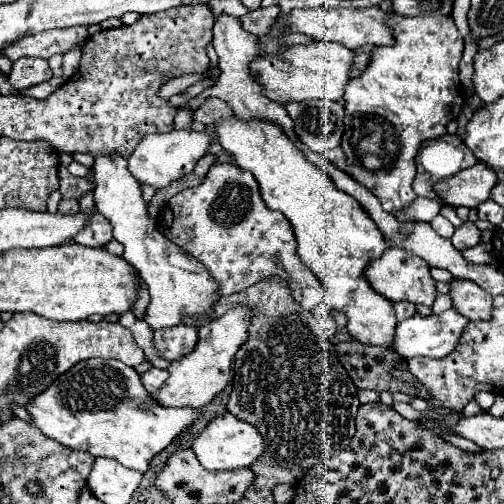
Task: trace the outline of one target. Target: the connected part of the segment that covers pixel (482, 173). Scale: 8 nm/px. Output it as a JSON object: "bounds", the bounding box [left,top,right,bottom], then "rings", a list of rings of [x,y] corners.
{"bounds":[434,162,498,208],"rings":[[[478,162],[472,168],[460,170],[456,176],[438,182],[434,190],[452,206],[478,208],[490,198],[496,182],[498,174],[484,162]]]}

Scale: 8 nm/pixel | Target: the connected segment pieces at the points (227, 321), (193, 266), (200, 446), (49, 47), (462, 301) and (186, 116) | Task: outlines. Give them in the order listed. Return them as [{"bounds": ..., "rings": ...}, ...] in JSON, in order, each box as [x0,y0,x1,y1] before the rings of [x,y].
[{"bounds":[152,304,252,408],"rings":[[[236,304],[224,316],[210,320],[208,324],[198,328],[198,342],[190,354],[180,360],[174,360],[168,366],[170,378],[164,382],[160,392],[152,394],[164,406],[192,406],[200,408],[206,406],[220,390],[226,388],[230,380],[232,360],[238,348],[248,340],[248,326],[252,316],[252,308],[248,304]]]},{"bounds":[92,152,218,328],"rings":[[[116,152],[96,156],[92,166],[94,180],[94,204],[96,210],[112,222],[114,238],[124,244],[122,258],[132,264],[140,278],[146,282],[150,292],[150,304],[146,308],[146,322],[154,328],[166,328],[180,324],[184,314],[200,316],[208,314],[212,304],[218,300],[218,284],[210,278],[208,270],[192,256],[184,254],[176,244],[172,244],[150,220],[146,202],[142,200],[142,186],[130,174],[128,160]]]},{"bounds":[192,412,264,470],"rings":[[[226,412],[206,426],[206,430],[192,442],[192,450],[206,470],[238,470],[252,466],[264,454],[264,438],[252,424]]]},{"bounds":[4,26,88,60],"rings":[[[84,26],[76,28],[64,28],[64,30],[48,30],[34,36],[26,36],[24,40],[18,40],[16,44],[4,48],[4,54],[10,56],[10,60],[18,60],[22,56],[38,56],[38,58],[50,58],[52,54],[64,54],[78,42],[84,42],[88,38],[88,30]]]},{"bounds":[450,280,494,320],"rings":[[[452,280],[450,296],[454,300],[454,308],[468,316],[468,320],[490,320],[490,312],[494,308],[492,296],[488,296],[486,290],[482,290],[472,280]]]},{"bounds":[174,108,192,128],"rings":[[[178,108],[178,114],[174,118],[176,128],[186,128],[192,124],[192,110],[190,108]]]}]

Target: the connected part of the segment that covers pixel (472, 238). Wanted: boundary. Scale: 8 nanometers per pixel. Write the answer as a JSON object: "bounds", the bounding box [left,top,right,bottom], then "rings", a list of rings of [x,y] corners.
{"bounds":[452,222,480,250],"rings":[[[468,222],[468,224],[462,224],[460,228],[456,228],[454,236],[452,236],[452,244],[456,244],[456,248],[460,250],[466,250],[466,248],[472,248],[480,242],[480,230],[476,228],[474,222]]]}

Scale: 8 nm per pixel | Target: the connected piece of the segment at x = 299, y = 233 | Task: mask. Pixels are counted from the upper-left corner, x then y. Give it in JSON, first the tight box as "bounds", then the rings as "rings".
{"bounds":[214,118,398,348],"rings":[[[230,118],[220,120],[214,132],[222,148],[234,156],[236,164],[254,174],[266,206],[280,210],[294,226],[298,256],[324,286],[324,300],[334,310],[346,314],[350,338],[362,344],[390,348],[398,324],[394,302],[380,296],[363,275],[364,266],[388,248],[368,212],[352,196],[340,192],[330,176],[312,166],[296,144],[284,136],[280,126],[270,122],[244,124],[242,120]]]}

